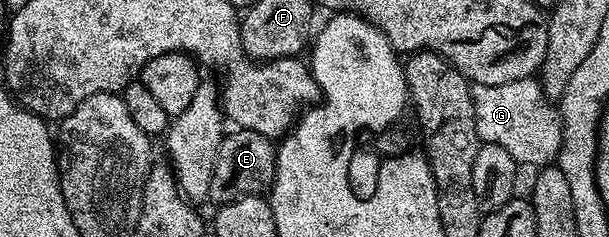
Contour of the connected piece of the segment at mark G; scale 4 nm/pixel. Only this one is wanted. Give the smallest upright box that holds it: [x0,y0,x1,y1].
[472,76,564,166]

